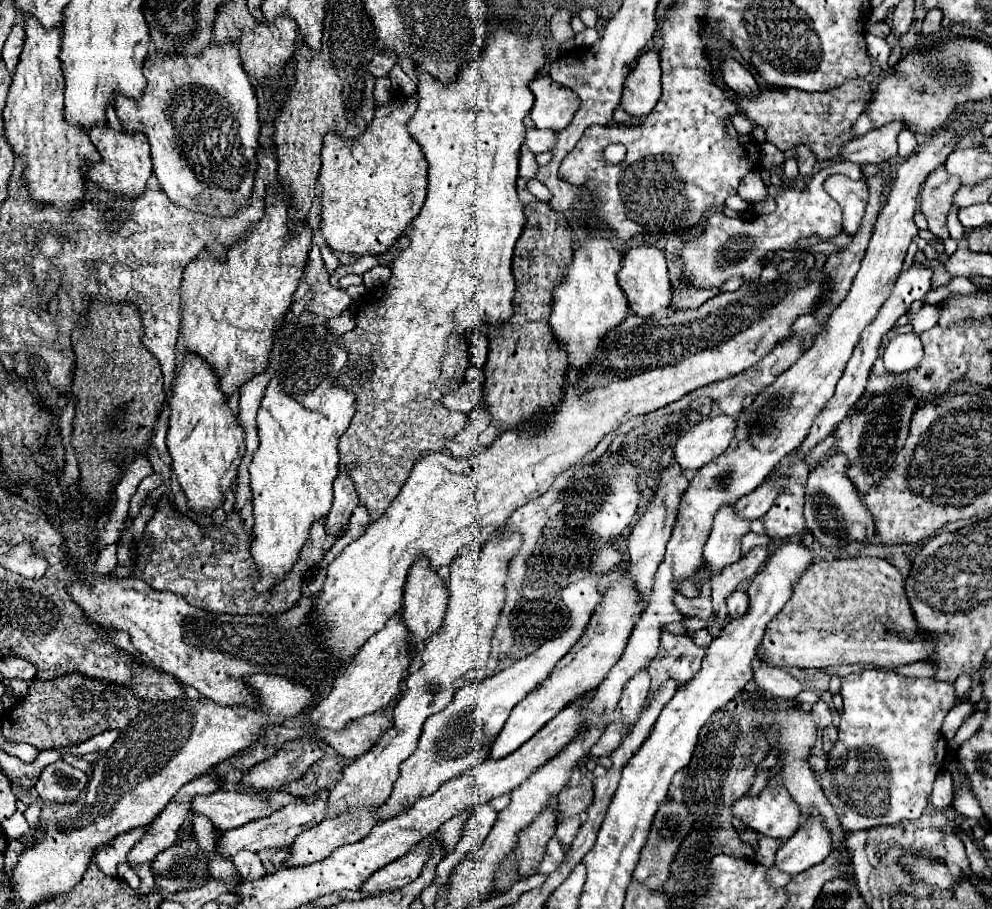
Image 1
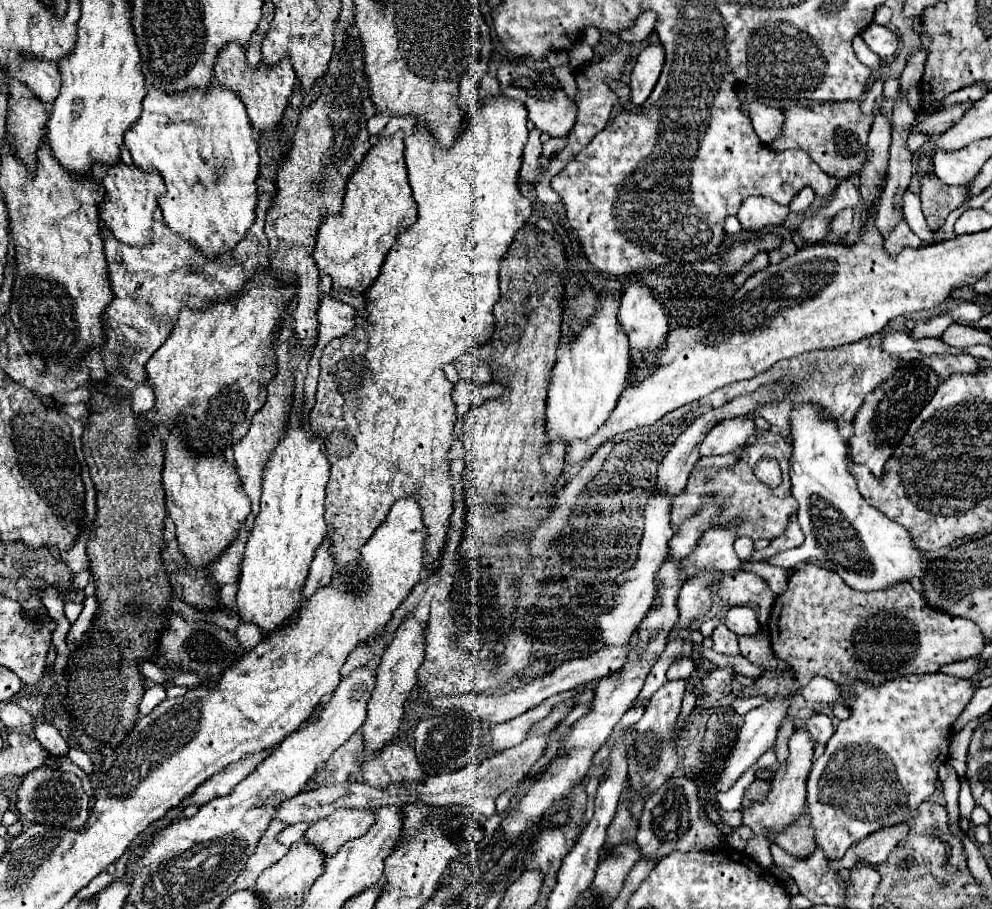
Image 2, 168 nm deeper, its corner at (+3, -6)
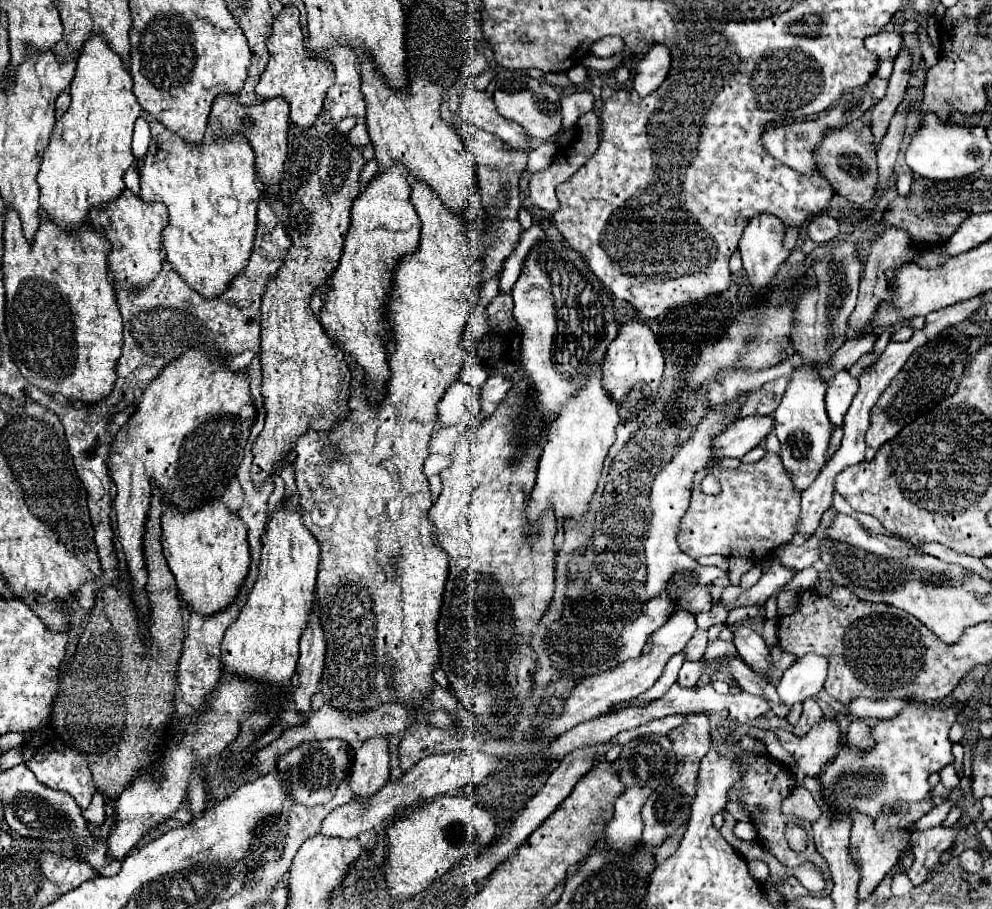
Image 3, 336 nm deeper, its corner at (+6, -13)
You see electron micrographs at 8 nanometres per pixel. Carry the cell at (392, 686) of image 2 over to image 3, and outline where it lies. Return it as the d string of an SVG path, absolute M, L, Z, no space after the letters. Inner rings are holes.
M388 736L370 738L354 752L352 774L348 788L356 798L368 800L374 796L390 776L390 752Z

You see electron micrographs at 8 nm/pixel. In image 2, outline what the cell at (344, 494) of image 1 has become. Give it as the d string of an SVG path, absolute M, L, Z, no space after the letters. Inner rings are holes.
M329 535L323 539L323 543L317 547L315 557L311 561L311 569L309 569L309 579L305 583L303 589L303 597L311 595L313 591L317 591L317 587L327 585L335 573L335 555L331 553L331 539Z

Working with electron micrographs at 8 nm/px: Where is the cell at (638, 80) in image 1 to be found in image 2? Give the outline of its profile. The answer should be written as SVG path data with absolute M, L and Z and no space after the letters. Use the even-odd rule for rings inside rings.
M651 45L639 53L635 67L631 71L631 83L629 83L631 101L637 107L649 99L649 95L659 79L661 67L663 67L663 55L665 55L665 51L661 45L657 45L657 47Z

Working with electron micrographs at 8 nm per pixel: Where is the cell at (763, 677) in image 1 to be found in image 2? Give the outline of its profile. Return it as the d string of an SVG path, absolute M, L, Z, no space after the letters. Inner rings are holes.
M813 677L801 689L801 697L811 703L841 703L841 705L845 705L839 685L835 685L833 681L825 679L825 677Z

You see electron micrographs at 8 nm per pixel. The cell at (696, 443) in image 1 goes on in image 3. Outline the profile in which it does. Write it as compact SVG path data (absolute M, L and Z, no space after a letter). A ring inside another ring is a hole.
M746 416L732 422L714 442L714 454L720 458L742 458L770 434L772 416Z

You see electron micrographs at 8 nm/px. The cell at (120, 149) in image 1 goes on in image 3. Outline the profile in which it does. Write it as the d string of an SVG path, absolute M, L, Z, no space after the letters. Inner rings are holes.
M130 190L100 210L92 210L90 222L94 228L104 230L106 238L112 242L112 254L108 256L108 268L118 286L126 288L146 288L158 276L162 266L162 230L168 226L168 210L162 204L146 204Z

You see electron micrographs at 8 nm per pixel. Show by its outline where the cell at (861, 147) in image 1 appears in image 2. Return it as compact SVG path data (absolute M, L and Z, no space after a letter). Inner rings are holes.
M957 103L957 105L951 105L943 111L935 111L931 115L927 115L925 119L921 121L915 121L909 131L911 133L925 133L925 135L941 135L943 131L949 129L949 125L953 125L957 119L961 119L961 115L971 107L971 103Z

